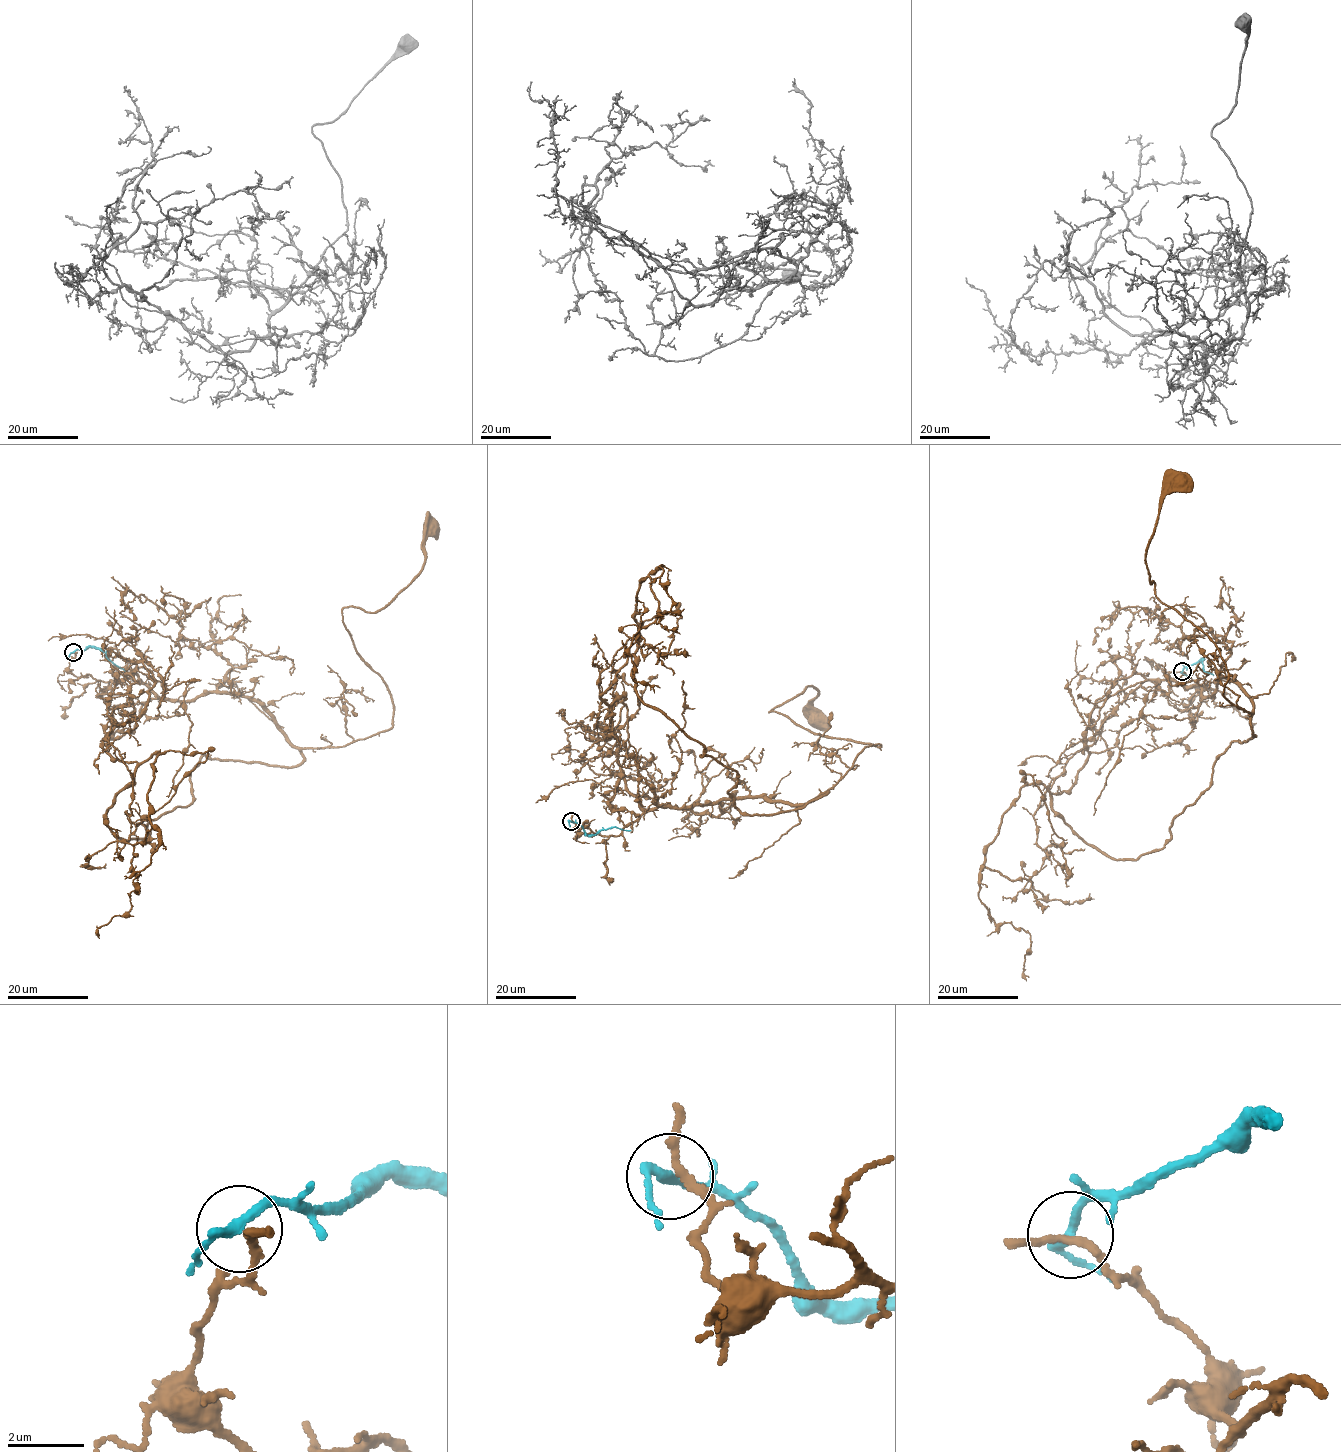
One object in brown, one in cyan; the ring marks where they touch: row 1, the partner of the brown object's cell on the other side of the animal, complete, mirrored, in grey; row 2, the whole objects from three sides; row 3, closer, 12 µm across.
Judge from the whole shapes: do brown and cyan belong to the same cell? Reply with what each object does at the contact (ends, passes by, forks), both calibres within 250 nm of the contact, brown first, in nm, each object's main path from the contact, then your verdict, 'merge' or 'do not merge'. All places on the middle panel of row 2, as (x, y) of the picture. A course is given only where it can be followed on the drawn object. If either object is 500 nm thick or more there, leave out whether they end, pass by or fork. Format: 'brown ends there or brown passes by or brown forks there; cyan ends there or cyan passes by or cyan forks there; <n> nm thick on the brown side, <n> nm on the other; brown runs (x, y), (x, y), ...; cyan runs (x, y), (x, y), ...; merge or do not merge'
brown passes by; cyan passes by; 190 nm thick on the brown side, 240 nm on the other; brown runs (571, 821), (578, 834), (616, 836), (665, 806), (810, 802), (880, 746), (769, 712), (809, 686), (818, 720); cyan runs (571, 821), (582, 826), (587, 834), (595, 835), (612, 828), (630, 830); do not merge

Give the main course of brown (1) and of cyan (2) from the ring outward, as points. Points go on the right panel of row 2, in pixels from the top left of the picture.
1: (1183, 672), (1203, 696), (1229, 676), (1252, 714), (1151, 583), (1181, 483)
2: (1183, 671), (1204, 658), (1204, 669), (1213, 676)

